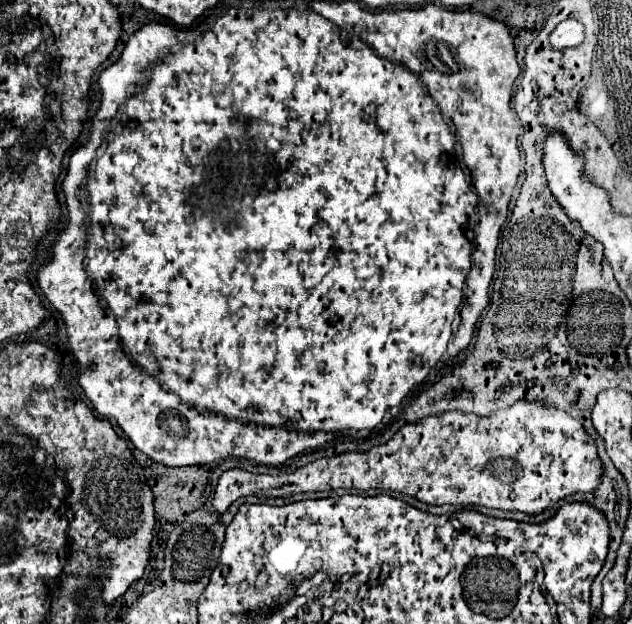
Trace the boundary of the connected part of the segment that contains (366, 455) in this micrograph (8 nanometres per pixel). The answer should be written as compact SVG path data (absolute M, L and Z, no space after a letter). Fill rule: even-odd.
M520 401L488 418L460 411L428 416L420 422L402 426L382 446L368 452L346 452L330 460L316 460L298 468L294 474L262 476L232 468L220 476L212 506L216 512L224 514L238 498L268 488L278 488L278 496L340 488L378 488L402 492L434 506L478 504L486 508L538 514L564 496L594 492L600 474L602 464L596 454L596 442L586 434L578 420L560 410L544 408L542 404Z

